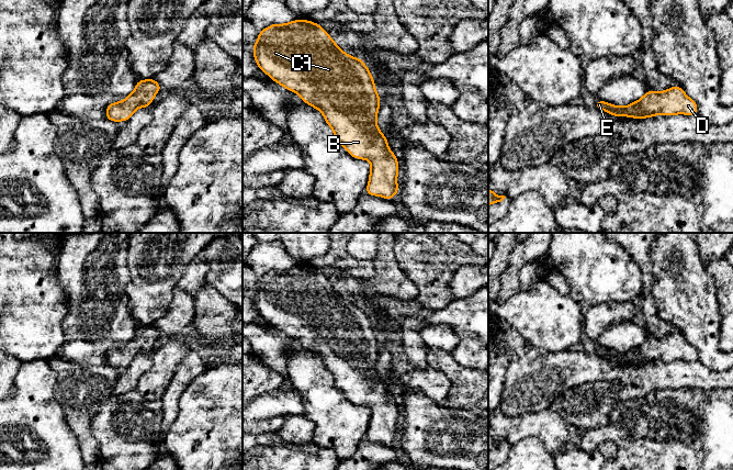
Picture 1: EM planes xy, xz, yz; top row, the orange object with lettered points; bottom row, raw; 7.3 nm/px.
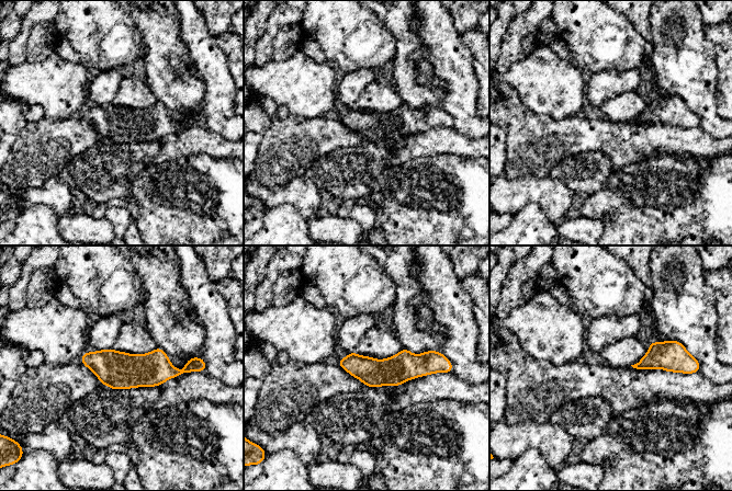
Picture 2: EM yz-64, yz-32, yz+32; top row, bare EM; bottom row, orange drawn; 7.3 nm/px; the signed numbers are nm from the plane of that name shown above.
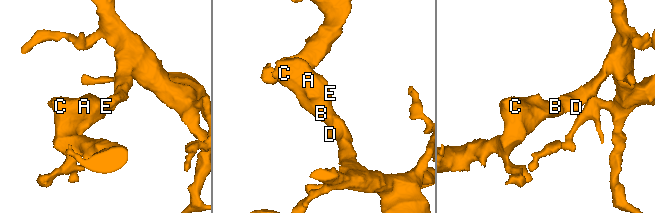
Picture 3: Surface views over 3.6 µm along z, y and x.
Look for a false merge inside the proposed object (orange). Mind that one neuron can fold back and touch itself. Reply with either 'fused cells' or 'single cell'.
single cell

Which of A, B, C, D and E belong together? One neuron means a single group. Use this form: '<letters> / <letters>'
A B C D E

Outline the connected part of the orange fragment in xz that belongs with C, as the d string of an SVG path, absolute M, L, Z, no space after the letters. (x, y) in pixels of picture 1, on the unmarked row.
M308 266L269 271L260 277L251 296L259 315L324 360L337 388L352 403L371 407L365 440L392 447L398 439L398 405L388 395L387 384L376 371L380 342L364 309L342 298L319 270Z

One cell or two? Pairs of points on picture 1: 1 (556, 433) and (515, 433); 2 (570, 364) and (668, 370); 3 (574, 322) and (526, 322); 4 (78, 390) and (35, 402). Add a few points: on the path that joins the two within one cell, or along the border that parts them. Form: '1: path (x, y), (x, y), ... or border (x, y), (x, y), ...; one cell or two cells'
1: path (547, 429), (525, 429); one cell
2: path (594, 368), (619, 373), (644, 373); one cell
3: path (562, 322), (538, 322); one cell
4: border (54, 370), (56, 373), (54, 398), (66, 420); two cells

